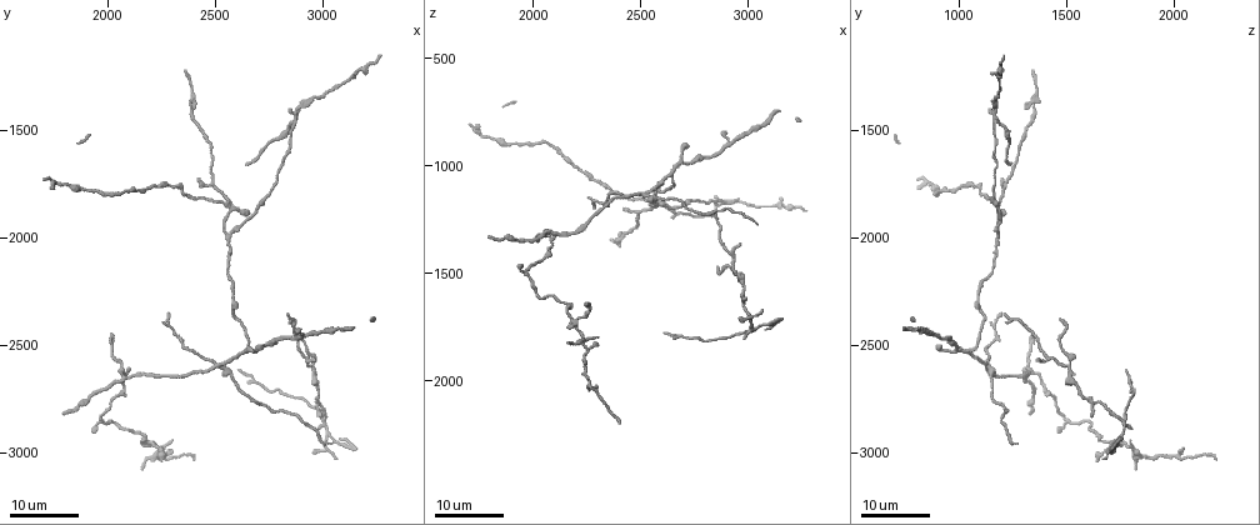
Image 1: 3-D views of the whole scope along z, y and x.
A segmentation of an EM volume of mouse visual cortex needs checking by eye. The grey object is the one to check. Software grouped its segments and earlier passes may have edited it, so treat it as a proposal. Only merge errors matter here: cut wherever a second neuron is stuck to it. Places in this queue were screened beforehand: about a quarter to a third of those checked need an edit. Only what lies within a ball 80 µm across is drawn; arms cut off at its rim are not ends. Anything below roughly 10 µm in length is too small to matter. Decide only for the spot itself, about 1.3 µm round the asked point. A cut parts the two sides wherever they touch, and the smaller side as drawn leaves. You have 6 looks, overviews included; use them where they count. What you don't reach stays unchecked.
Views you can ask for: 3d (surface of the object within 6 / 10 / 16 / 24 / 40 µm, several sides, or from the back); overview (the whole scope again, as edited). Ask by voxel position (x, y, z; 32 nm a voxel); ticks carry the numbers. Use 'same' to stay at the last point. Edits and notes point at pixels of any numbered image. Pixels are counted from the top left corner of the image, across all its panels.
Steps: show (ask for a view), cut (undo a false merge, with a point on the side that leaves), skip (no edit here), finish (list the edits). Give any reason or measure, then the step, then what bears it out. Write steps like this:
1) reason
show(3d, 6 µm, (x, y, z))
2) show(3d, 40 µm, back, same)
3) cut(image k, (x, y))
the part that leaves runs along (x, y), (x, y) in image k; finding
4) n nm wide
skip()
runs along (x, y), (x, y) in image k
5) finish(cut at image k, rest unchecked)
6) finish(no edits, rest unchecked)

four-way junction
show(3d, 16 µm, (2070, 2650, 1310))

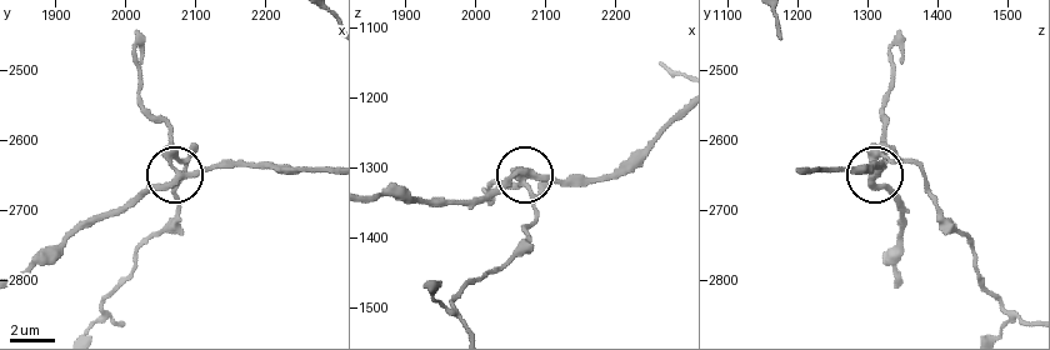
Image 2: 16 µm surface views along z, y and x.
show(3d, 6 µm, (2070, 2650, 1305))

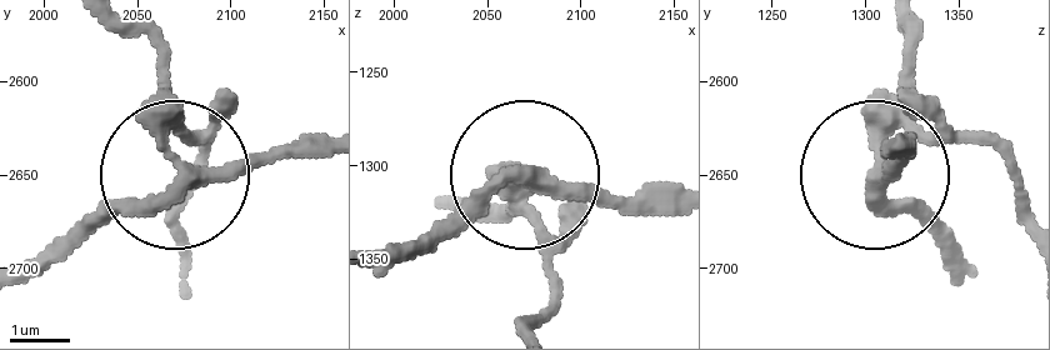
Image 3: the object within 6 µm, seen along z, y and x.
from behind
show(3d, 6 µm, back, (2074, 2646, 1308))

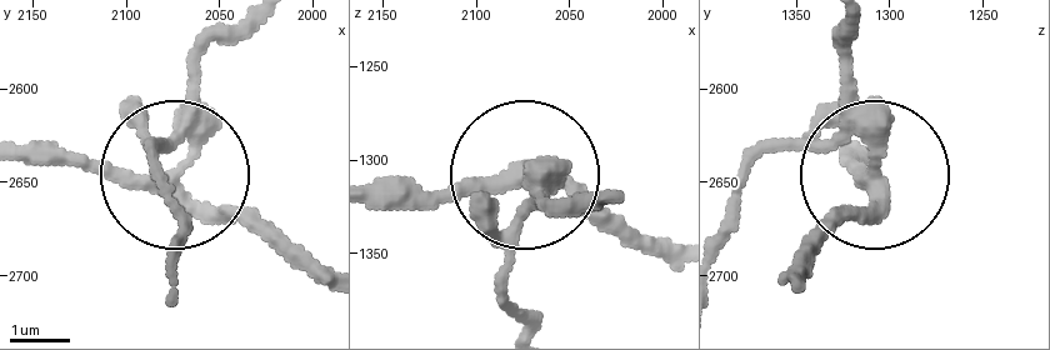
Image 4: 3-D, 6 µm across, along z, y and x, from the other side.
4 arms
cut(image 4, (145, 141))
the part that leaves runs along (185, 113), (156, 158), (175, 256) in image 4; a second neuron is stuck on

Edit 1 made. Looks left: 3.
show(overview)

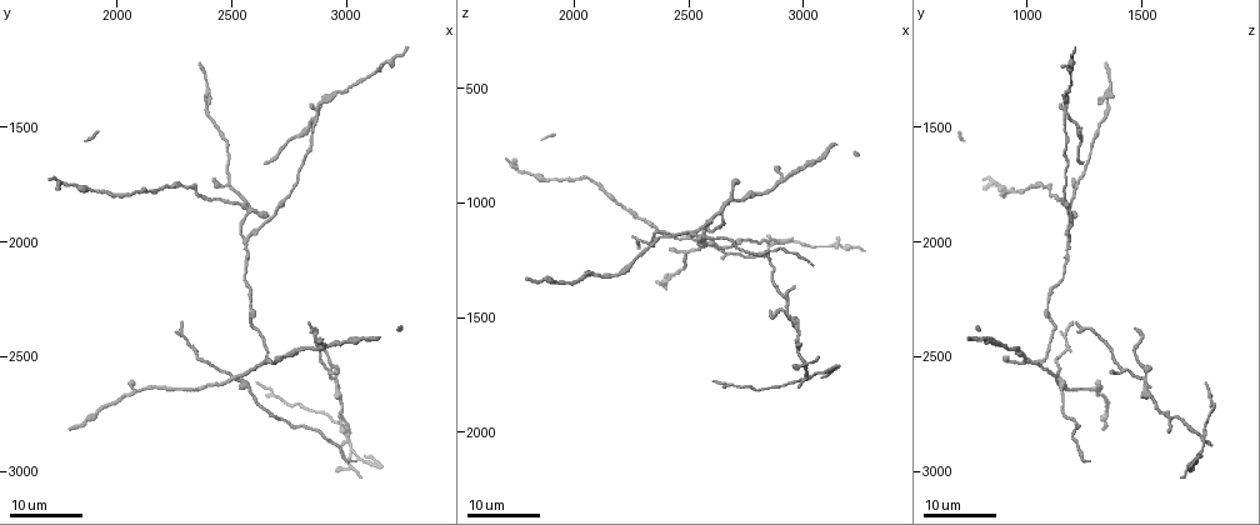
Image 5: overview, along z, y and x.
four or more arms meet
show(3d, 16 µm, (2520, 2600, 1130))

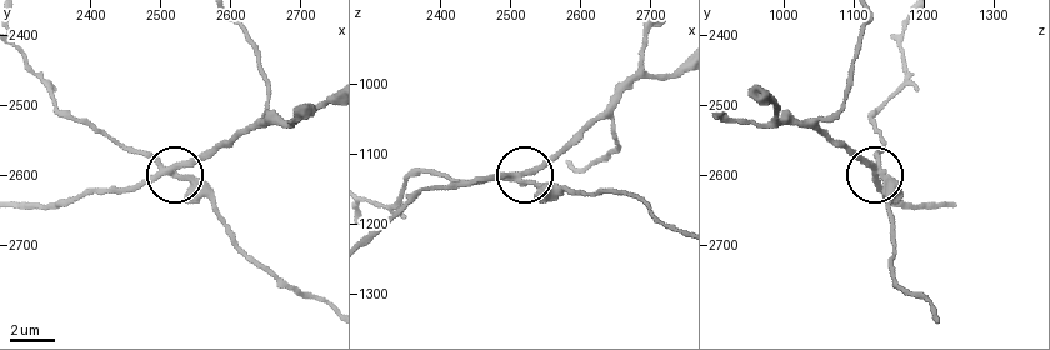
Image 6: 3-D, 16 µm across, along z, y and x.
closer look
show(3d, 6 µm, (2510, 2600, 1135))

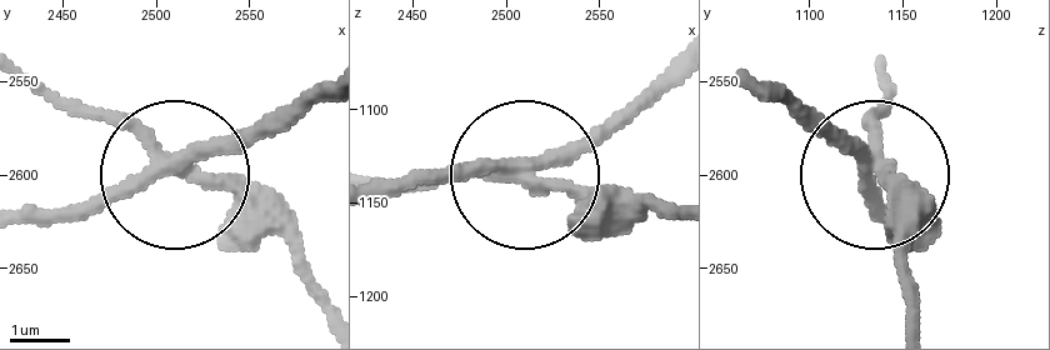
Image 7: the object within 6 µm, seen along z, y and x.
250 nm wide
cut(image 7, (93, 108))
the part that leaves runs along (176, 164), (275, 238), (320, 313) in image 7; two neurons meet here

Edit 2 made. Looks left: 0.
finish(cut at image 4, cut at image 7, rest unchecked)

